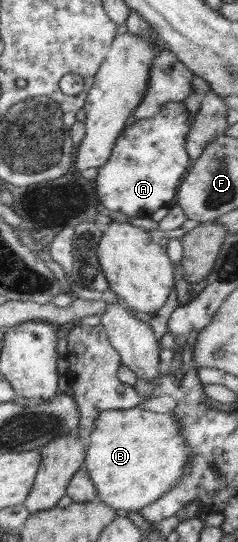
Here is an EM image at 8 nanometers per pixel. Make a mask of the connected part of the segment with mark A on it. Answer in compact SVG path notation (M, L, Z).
M171 102L151 118L135 120L119 134L109 160L98 168L93 181L96 196L111 212L121 212L130 220L147 218L165 206L174 203L180 181L192 164L185 151L186 135L191 120L184 104Z

